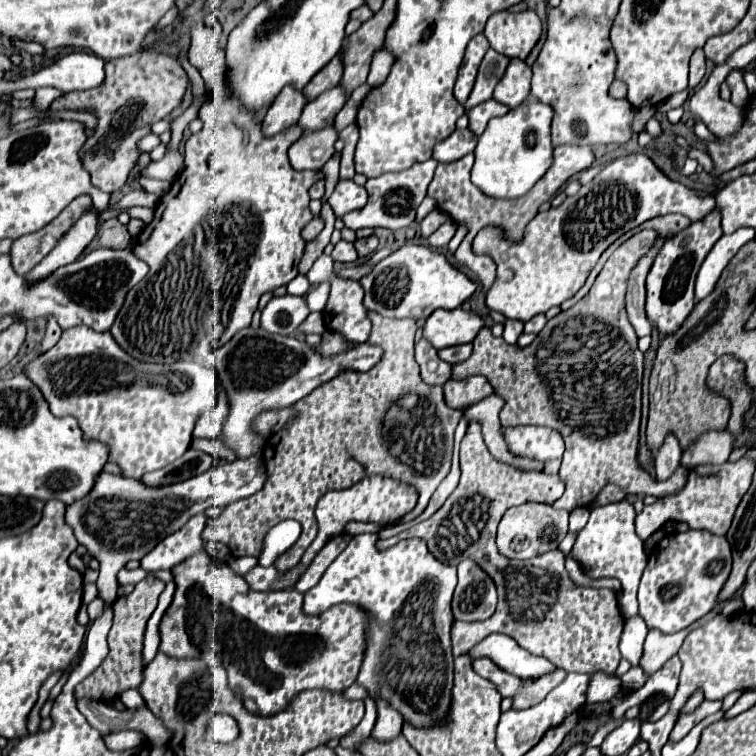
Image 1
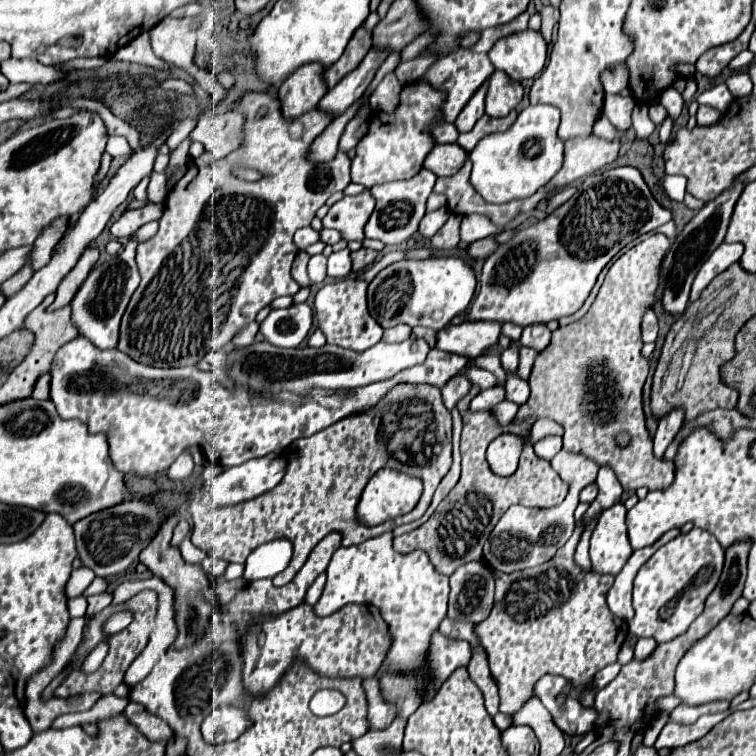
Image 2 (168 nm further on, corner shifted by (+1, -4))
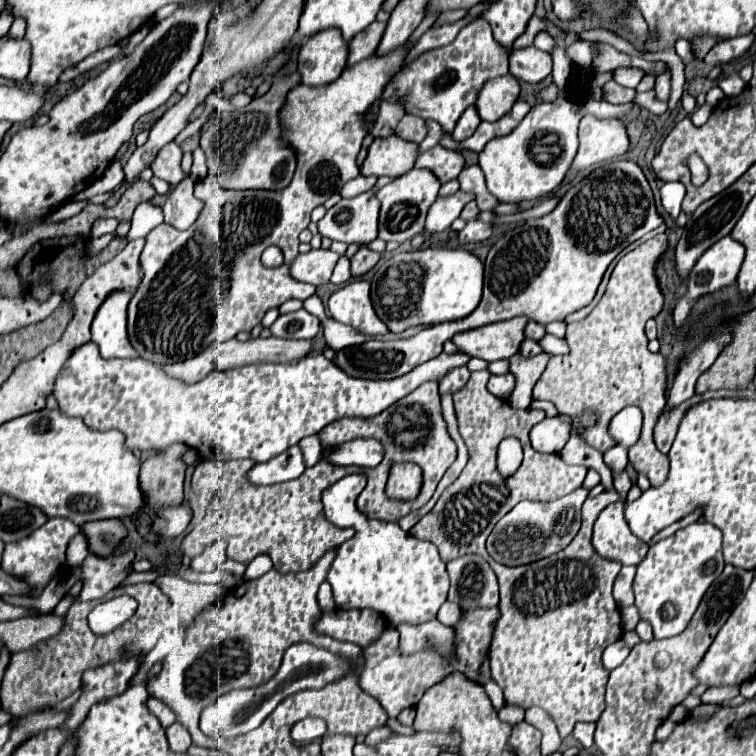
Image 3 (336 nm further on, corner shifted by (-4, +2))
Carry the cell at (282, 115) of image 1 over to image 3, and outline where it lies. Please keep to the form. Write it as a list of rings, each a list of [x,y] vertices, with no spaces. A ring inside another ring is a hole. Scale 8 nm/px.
[[[324,30],[324,34],[312,36],[302,44],[298,52],[300,84],[326,86],[332,84],[346,66],[348,42],[342,40],[338,30]]]

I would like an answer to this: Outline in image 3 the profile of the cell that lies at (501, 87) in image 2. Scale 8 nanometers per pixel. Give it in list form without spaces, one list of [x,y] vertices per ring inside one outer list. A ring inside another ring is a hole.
[[[512,74],[488,80],[476,100],[476,108],[482,120],[494,122],[508,114],[520,94],[520,84]]]

